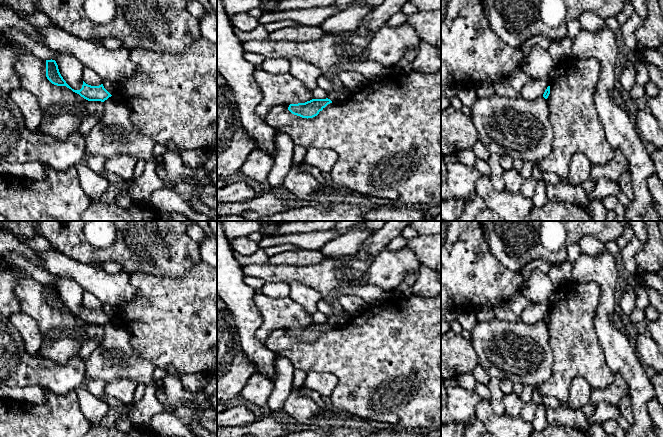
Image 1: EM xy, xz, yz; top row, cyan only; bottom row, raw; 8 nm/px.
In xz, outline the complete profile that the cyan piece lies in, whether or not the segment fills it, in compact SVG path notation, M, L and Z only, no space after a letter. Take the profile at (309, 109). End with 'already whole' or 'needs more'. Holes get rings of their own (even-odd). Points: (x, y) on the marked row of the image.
M328 98L312 99L305 103L290 104L288 110L294 115L308 119L317 116L330 103L332 101Z | already whole

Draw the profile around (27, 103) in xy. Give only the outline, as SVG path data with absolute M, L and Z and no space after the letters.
M22 87L16 88L9 96L22 112L25 126L30 132L38 131L42 122L42 113L37 98Z

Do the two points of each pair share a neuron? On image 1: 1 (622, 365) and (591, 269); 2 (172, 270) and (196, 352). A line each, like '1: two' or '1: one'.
1: one
2: two

